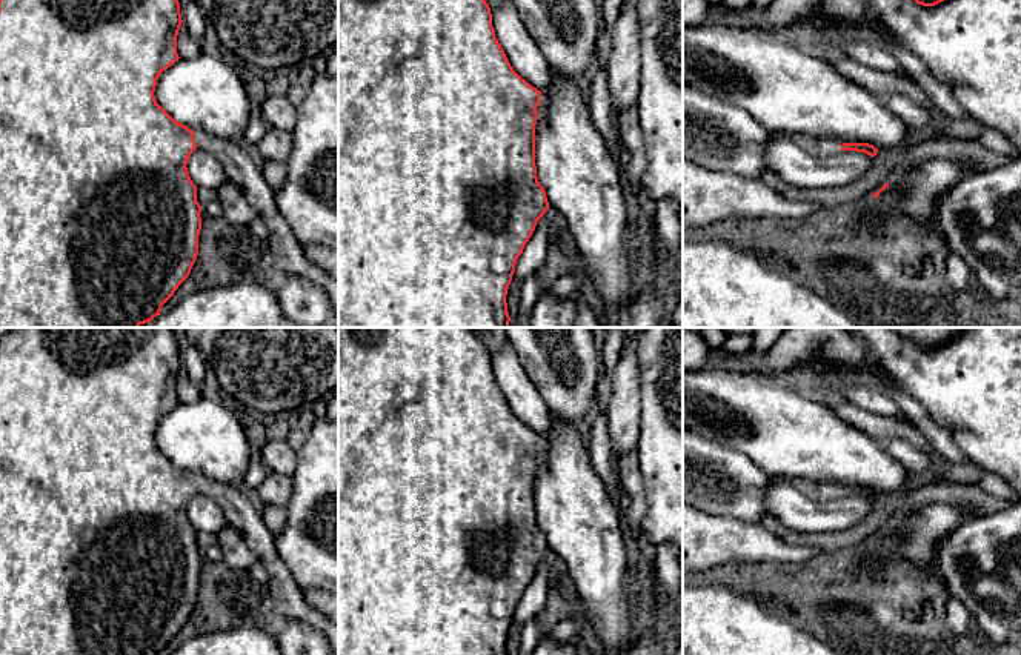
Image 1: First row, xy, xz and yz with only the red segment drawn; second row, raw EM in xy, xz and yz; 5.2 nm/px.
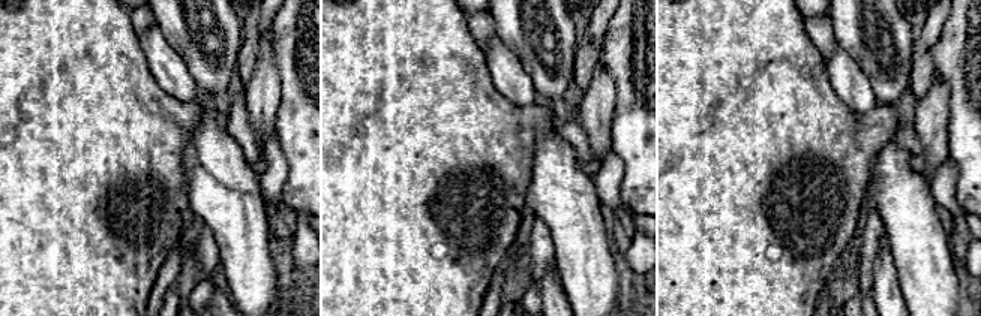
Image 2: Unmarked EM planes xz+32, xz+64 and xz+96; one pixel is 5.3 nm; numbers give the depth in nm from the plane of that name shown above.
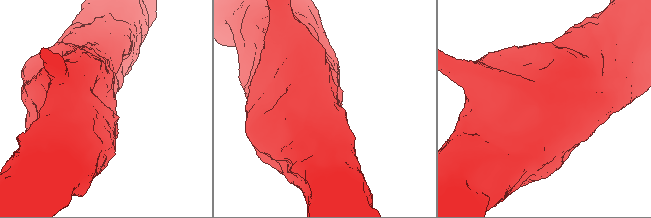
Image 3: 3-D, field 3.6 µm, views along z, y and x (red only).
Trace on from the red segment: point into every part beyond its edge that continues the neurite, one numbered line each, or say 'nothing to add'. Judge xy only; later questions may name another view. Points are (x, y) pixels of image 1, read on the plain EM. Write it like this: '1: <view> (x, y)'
1: xy (285, 598)

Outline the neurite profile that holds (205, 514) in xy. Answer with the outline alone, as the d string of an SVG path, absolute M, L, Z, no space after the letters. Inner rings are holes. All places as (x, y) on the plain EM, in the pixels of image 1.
M195 494L191 498L186 512L197 532L211 532L218 535L228 524L220 504L201 494Z

